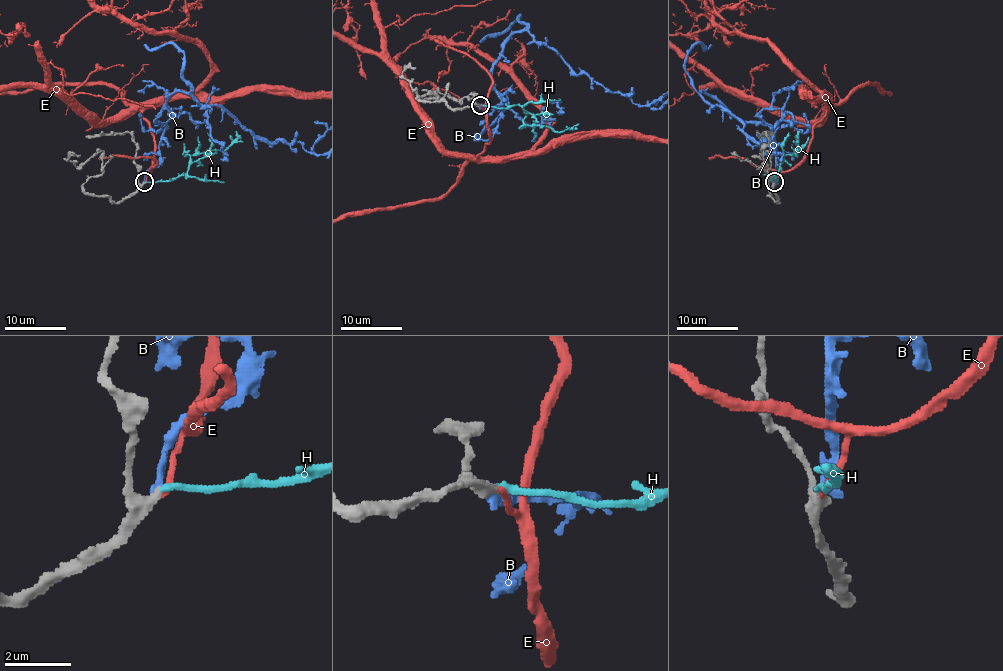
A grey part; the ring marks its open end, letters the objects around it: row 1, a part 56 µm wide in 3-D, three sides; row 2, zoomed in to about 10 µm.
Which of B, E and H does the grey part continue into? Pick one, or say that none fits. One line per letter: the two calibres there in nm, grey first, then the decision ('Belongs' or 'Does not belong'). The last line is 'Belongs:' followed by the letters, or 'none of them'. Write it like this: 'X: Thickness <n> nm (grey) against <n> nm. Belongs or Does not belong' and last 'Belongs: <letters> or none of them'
B: Thickness 280 nm (grey) against 320 nm. Belongs
E: Thickness 280 nm (grey) against 140 nm. Does not belong
H: Thickness 260 nm (grey) against 200 nm. Does not belong
Belongs: B

